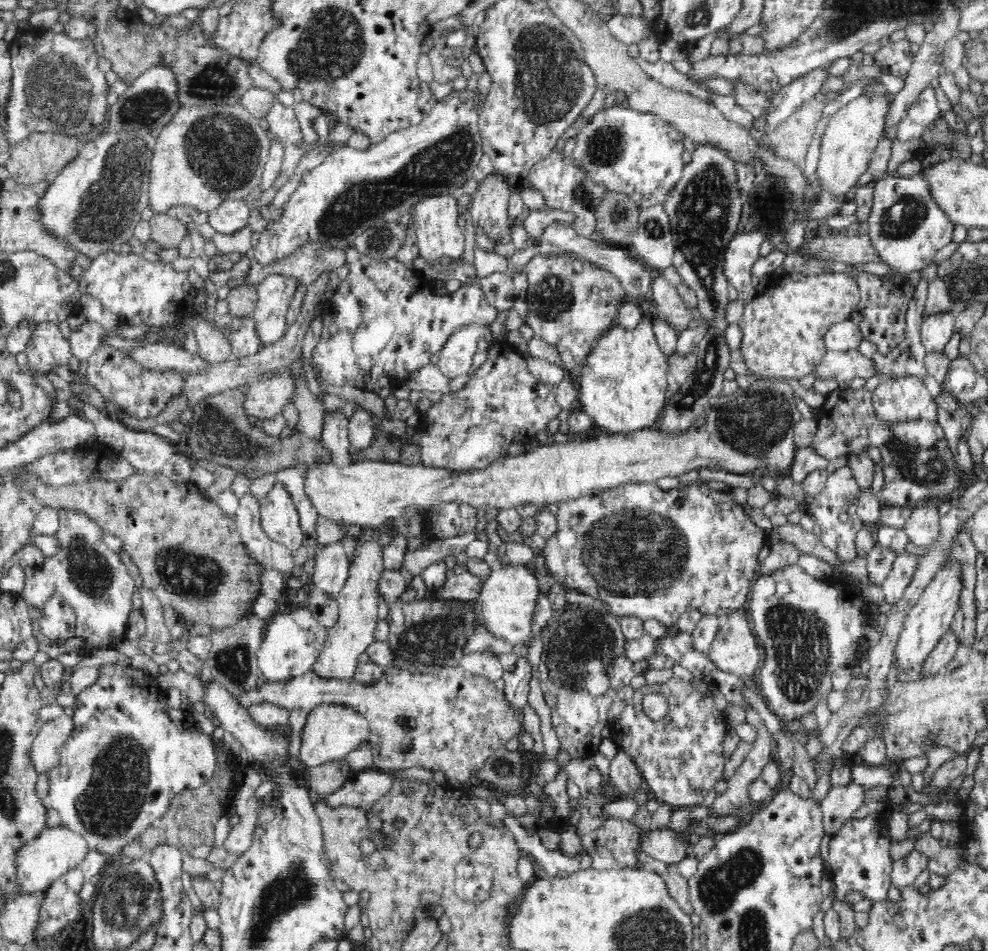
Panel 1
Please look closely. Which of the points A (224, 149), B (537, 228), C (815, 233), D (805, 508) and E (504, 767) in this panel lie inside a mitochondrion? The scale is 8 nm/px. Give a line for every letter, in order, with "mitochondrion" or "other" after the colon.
A: mitochondrion
B: other
C: other
D: other
E: mitochondrion

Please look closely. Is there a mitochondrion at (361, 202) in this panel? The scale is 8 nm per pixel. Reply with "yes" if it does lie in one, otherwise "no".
yes

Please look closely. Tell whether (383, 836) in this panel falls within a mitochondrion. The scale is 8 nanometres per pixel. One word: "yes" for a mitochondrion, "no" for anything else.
no

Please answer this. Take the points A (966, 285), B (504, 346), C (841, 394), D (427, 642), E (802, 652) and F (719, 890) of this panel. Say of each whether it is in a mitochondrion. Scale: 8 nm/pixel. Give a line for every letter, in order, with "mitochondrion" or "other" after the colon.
A: mitochondrion
B: other
C: other
D: mitochondrion
E: mitochondrion
F: mitochondrion

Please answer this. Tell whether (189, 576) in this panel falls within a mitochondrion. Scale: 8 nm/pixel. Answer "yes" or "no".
yes

